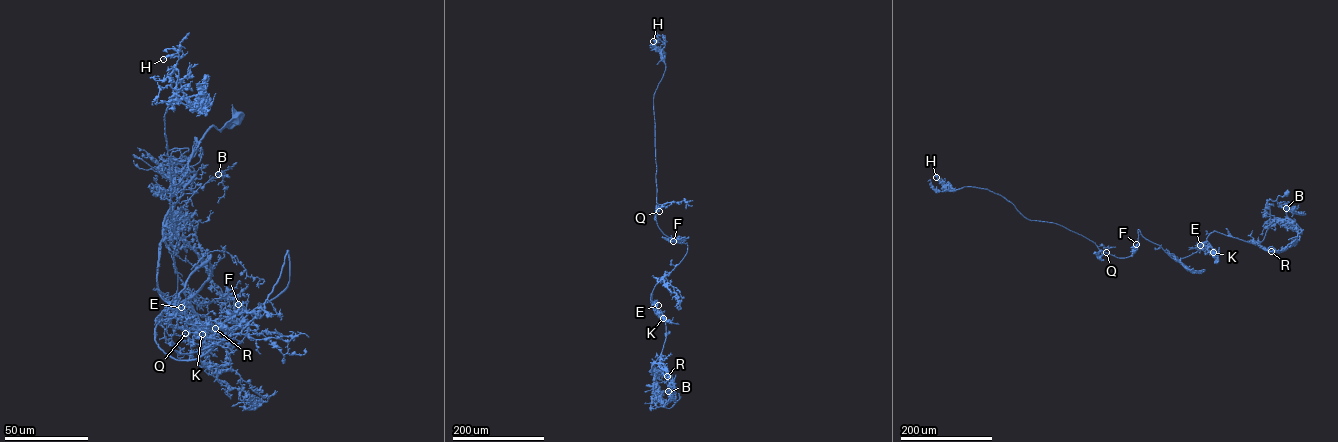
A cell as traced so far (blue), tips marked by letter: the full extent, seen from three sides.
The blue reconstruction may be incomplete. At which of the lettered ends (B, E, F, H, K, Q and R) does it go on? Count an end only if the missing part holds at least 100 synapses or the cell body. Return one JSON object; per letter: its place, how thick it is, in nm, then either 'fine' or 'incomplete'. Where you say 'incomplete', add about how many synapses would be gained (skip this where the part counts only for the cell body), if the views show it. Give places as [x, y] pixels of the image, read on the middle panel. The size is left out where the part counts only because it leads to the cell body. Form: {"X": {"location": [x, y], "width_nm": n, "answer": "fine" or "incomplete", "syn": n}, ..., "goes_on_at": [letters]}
{"B": {"location": [668, 391], "width_nm": 160, "answer": "fine"}, "E": {"location": [658, 305], "width_nm": 170, "answer": "fine"}, "F": {"location": [673, 241], "width_nm": 180, "answer": "fine"}, "H": {"location": [653, 41], "width_nm": 190, "answer": "fine"}, "K": {"location": [663, 318], "width_nm": 130, "answer": "fine"}, "Q": {"location": [659, 211], "width_nm": 160, "answer": "fine"}, "R": {"location": [667, 376], "width_nm": 190, "answer": "fine"}, "goes_on_at": []}

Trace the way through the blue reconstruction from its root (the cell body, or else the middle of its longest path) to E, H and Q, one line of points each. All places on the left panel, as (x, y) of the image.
E: (237, 118), (195, 137), (195, 175), (163, 222), (165, 300), (194, 294), (211, 255), (158, 321), (181, 307)
H: (237, 118), (163, 222), (176, 359), (289, 257), (174, 349), (163, 59)
Q: (237, 118), (155, 342), (289, 281), (185, 333)

